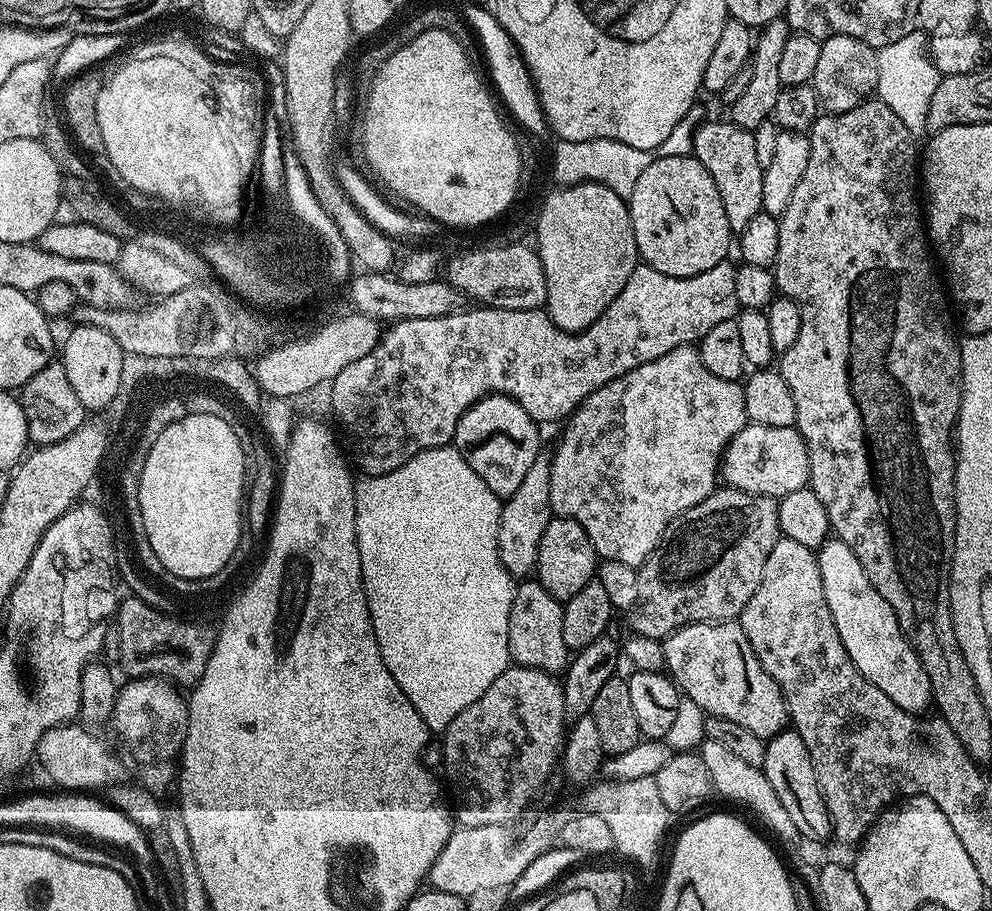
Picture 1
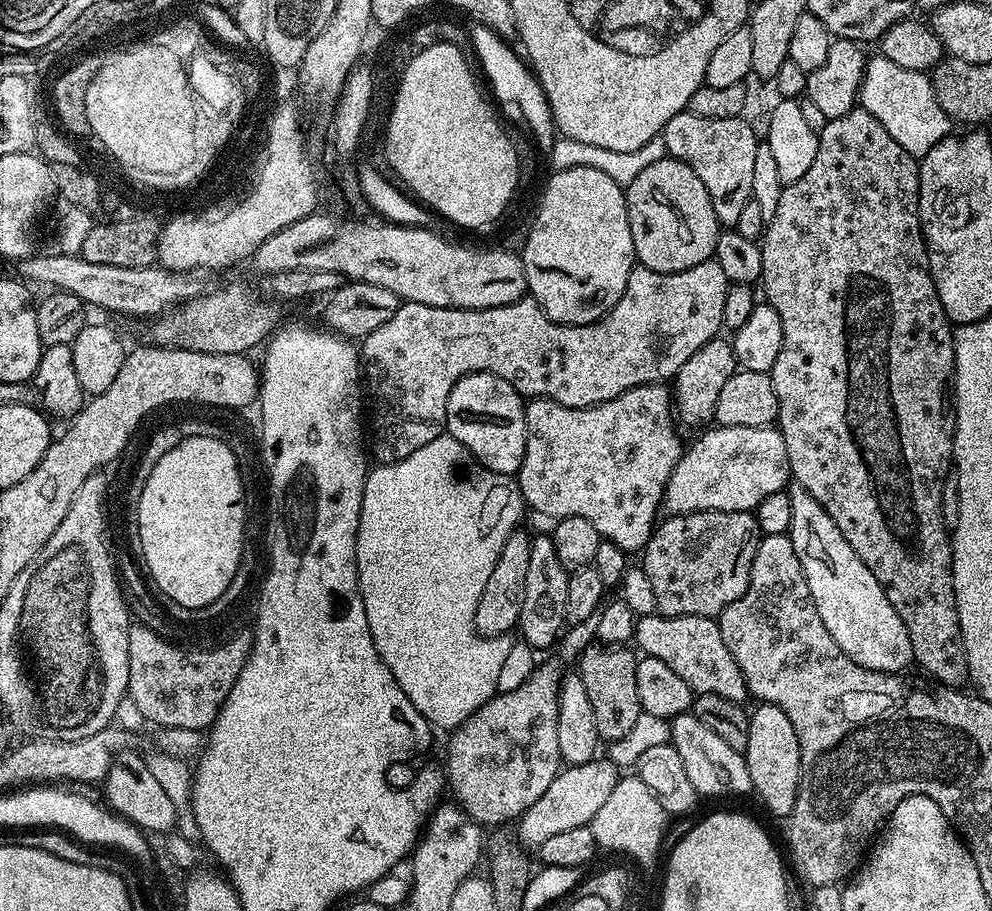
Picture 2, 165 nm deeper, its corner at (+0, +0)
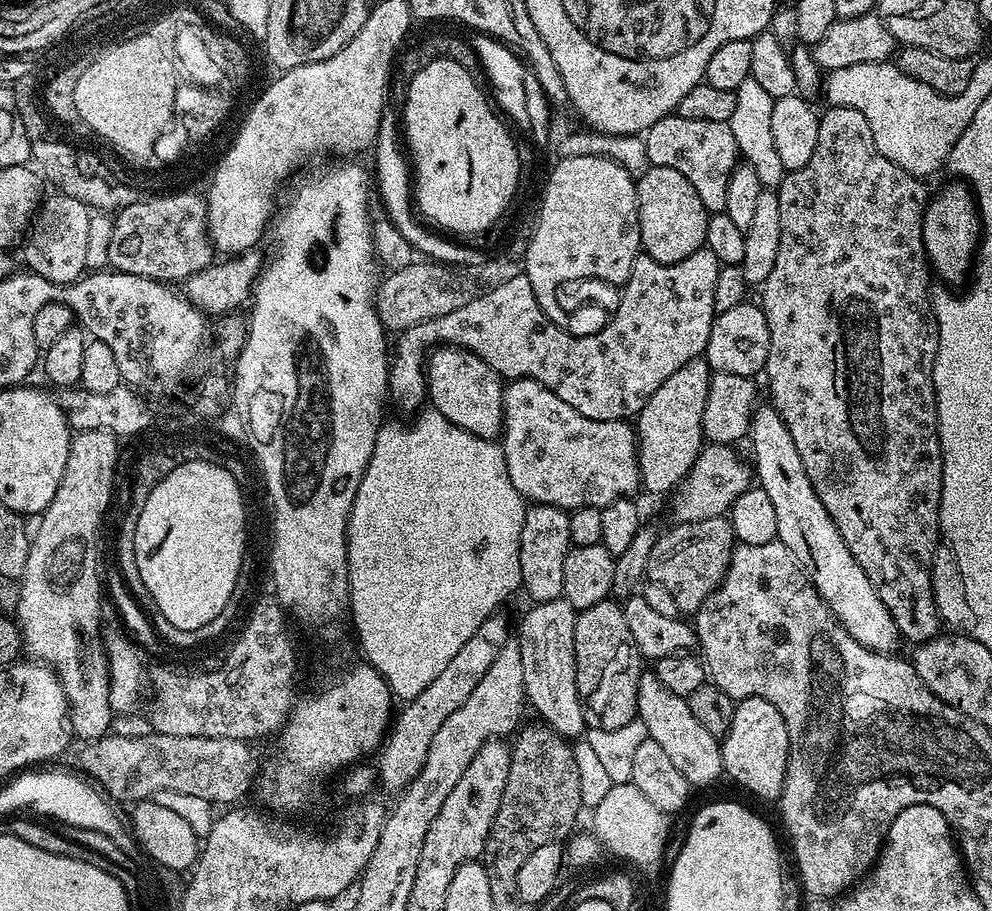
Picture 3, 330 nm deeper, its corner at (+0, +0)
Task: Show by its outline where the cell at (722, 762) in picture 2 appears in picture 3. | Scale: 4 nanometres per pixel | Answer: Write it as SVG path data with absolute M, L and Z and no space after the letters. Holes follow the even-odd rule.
M644 670L640 673L638 682L638 702L636 703L636 714L646 726L648 739L658 742L662 750L666 750L667 756L674 761L674 766L682 770L682 774L689 785L704 788L707 784L715 782L724 772L724 763L720 753L721 741L694 714L690 714L690 706L687 699L670 690L655 674L655 671Z

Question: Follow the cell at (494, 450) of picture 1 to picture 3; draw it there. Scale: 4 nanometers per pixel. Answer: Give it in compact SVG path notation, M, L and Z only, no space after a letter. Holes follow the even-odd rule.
M440 346L426 360L426 396L431 407L454 426L483 440L495 441L504 426L504 389L501 377L482 358L464 348Z

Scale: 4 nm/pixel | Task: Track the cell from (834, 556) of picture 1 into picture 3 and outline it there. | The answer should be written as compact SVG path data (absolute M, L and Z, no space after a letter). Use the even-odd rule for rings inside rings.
M760 406L753 412L751 440L752 456L756 459L755 479L760 479L757 480L758 486L766 490L778 517L776 539L790 550L824 605L836 617L840 627L847 630L850 638L871 652L891 653L898 641L894 618L890 618L874 586L870 586L870 578L866 578L862 566L858 566L854 554L850 554L842 534L838 534L838 526L834 526L830 514L826 514L826 506L818 502L818 494L814 494L814 486L810 486L810 478L806 478L794 440L775 408Z

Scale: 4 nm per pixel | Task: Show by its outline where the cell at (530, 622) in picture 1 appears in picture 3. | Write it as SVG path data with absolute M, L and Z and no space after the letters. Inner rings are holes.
M532 504L525 511L520 535L520 583L523 595L532 599L533 605L545 604L563 597L562 562L572 544L569 513L549 504Z

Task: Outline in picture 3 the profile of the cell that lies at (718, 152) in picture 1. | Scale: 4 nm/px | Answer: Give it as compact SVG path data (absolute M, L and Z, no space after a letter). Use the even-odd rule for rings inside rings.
M673 114L654 122L643 137L649 165L670 166L670 170L678 170L678 174L698 190L698 198L702 198L702 206L706 206L709 214L724 211L726 186L738 163L731 123L702 122Z

